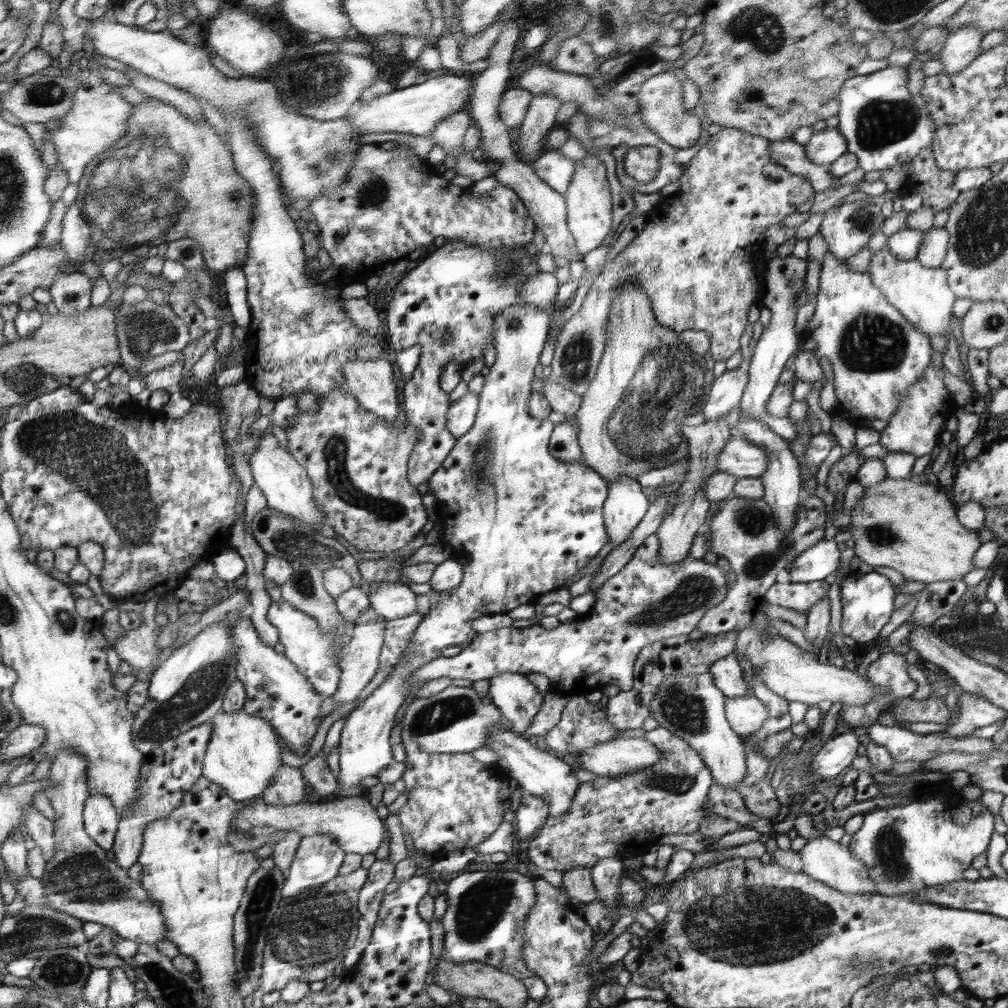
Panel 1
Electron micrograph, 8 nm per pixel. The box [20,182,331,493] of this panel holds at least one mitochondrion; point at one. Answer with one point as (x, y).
(146, 331)

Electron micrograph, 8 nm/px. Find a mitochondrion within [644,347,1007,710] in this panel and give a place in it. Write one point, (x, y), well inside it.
(750, 519)

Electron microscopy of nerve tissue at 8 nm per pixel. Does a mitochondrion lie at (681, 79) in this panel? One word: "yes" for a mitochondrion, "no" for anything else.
no

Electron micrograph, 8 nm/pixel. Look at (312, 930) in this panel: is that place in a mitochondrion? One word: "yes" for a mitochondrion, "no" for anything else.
yes

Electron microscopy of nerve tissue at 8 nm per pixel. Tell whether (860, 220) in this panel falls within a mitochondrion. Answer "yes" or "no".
yes

